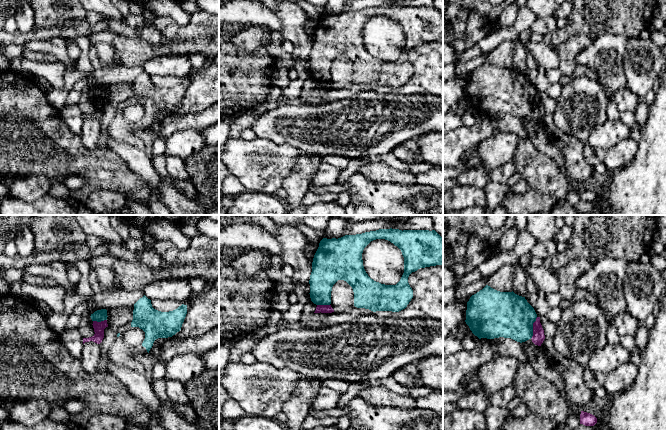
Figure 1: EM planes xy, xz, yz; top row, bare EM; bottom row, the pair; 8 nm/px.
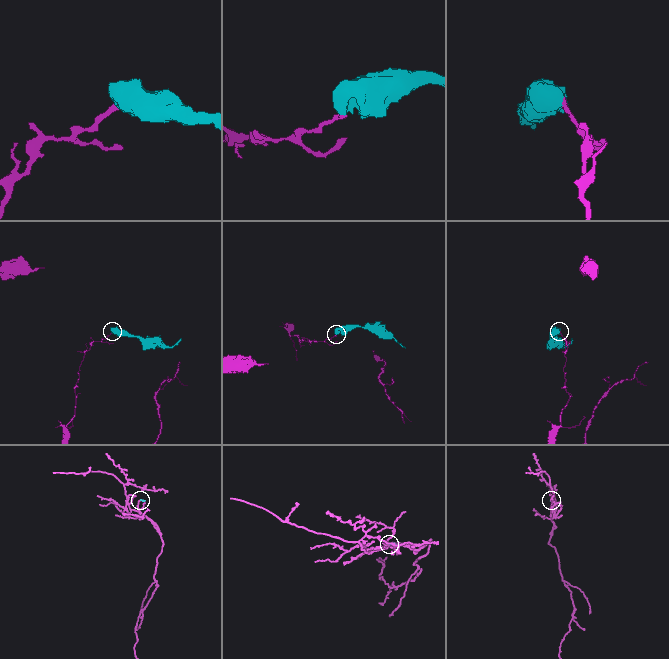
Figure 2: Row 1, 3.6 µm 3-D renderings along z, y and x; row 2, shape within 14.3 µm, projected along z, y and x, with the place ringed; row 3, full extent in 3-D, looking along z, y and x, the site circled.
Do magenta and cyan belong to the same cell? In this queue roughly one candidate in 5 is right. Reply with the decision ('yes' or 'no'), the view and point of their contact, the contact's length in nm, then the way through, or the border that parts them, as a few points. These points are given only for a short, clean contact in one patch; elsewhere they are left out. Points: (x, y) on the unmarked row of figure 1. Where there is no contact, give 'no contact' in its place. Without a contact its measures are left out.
no; contact yz (533, 104); length 190 nm; border yz (537, 93), (533, 99), (533, 111), (530, 114)

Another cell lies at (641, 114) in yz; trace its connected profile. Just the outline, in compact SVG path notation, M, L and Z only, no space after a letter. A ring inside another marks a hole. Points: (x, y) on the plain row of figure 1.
M645 102L639 103L634 113L635 123L640 131L643 129L648 119L648 108L649 106Z

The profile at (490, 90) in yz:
M486 61L472 71L467 78L466 100L479 115L511 114L517 118L525 118L533 112L533 99L537 90L525 73L512 68L500 68Z

